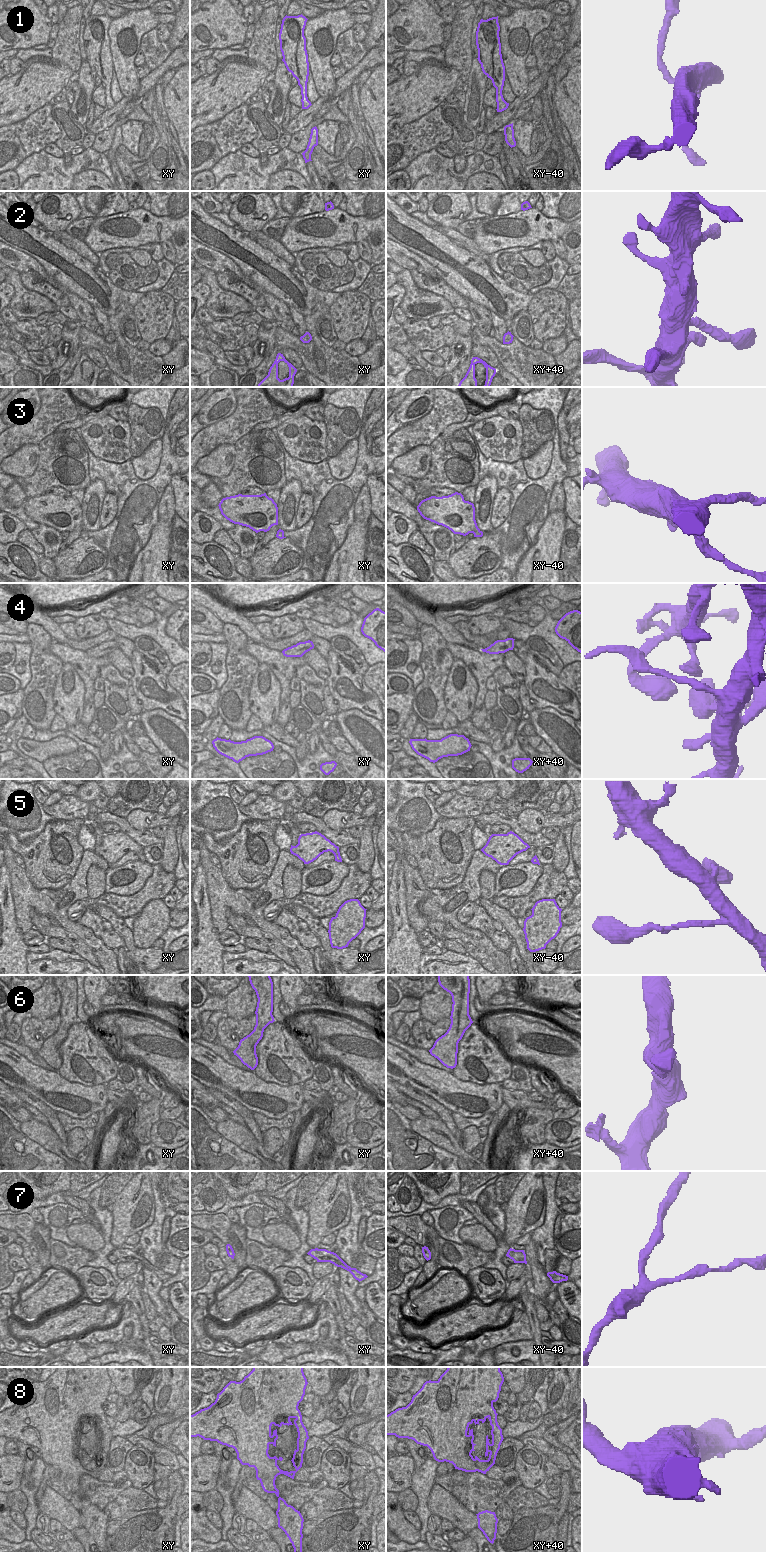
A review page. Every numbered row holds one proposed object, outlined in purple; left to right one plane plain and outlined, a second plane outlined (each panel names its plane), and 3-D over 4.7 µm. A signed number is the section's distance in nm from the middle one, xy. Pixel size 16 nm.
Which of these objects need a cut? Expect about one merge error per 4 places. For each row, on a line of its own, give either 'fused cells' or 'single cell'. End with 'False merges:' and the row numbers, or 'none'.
1: fused cells
2: single cell
3: single cell
4: fused cells
5: single cell
6: single cell
7: single cell
8: single cell
False merges: 1, 4

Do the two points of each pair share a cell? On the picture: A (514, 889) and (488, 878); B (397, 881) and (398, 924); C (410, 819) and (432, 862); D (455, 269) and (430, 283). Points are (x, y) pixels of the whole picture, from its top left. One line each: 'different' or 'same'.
A: different
B: same
C: different
D: different

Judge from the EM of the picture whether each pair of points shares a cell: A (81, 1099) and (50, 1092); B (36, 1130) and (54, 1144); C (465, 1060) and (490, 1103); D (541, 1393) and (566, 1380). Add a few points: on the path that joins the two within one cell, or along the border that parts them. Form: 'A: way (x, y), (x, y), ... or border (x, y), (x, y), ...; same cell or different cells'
A: way (73, 1099), (61, 1096), (58, 1093); same cell
B: way (40, 1133), (50, 1141); same cell
C: border (456, 1078), (478, 1084), (500, 1084); different cells
D: border (550, 1383), (547, 1389), (548, 1410); different cells

